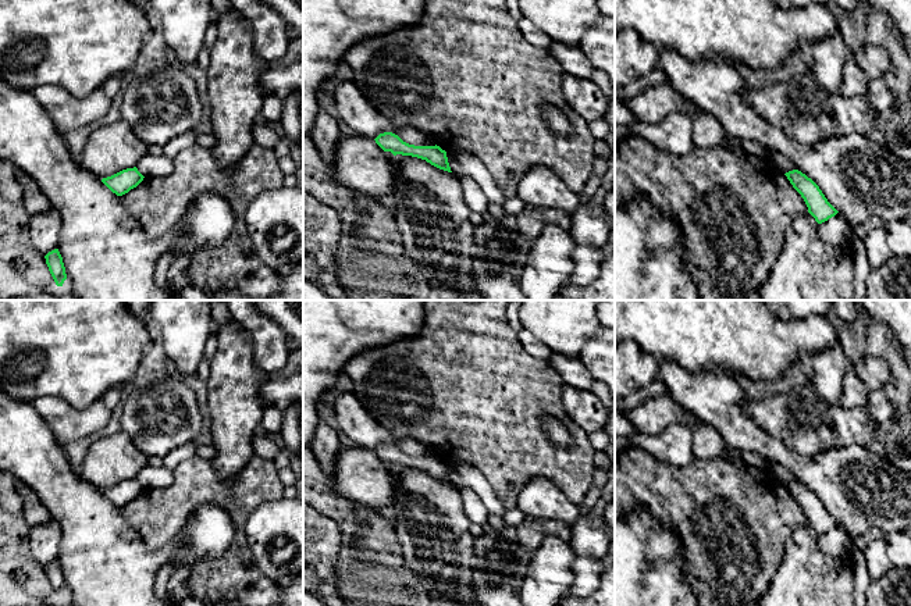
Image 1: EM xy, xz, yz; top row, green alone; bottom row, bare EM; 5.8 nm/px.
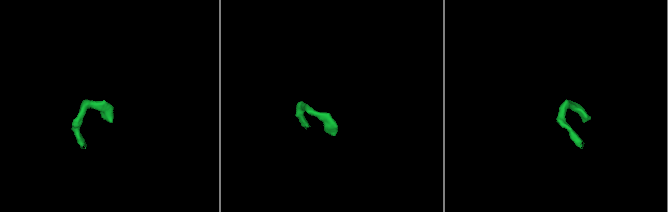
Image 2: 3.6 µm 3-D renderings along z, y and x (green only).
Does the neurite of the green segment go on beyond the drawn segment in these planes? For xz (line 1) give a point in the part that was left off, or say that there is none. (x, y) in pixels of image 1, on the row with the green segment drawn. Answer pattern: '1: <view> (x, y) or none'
1: none

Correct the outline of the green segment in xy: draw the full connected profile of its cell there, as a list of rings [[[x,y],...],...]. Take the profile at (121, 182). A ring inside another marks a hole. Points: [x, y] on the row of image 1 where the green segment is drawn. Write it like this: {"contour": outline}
{"contour": [[[136,167],[122,170],[111,177],[103,178],[102,182],[117,196],[128,193],[131,189],[136,188],[142,181],[143,175]]]}

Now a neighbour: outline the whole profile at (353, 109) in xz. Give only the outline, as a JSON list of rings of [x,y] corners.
[[[353,81],[339,82],[334,93],[338,121],[345,122],[356,135],[376,139],[380,133],[392,132],[414,146],[435,146],[437,139],[412,126],[395,128],[380,114],[356,88]]]

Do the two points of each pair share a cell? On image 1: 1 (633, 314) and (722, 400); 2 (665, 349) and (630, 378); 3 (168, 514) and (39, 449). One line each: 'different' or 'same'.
1: different
2: different
3: different

